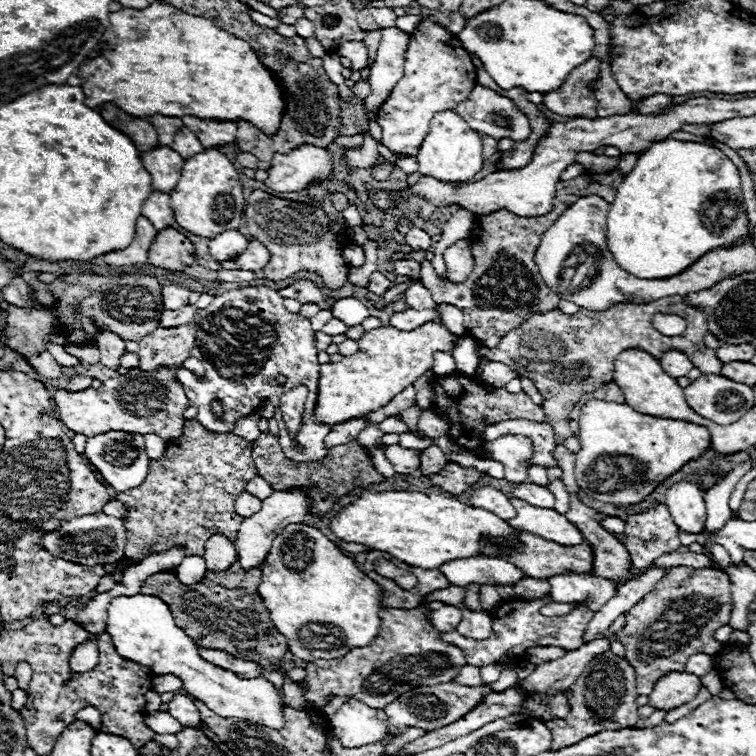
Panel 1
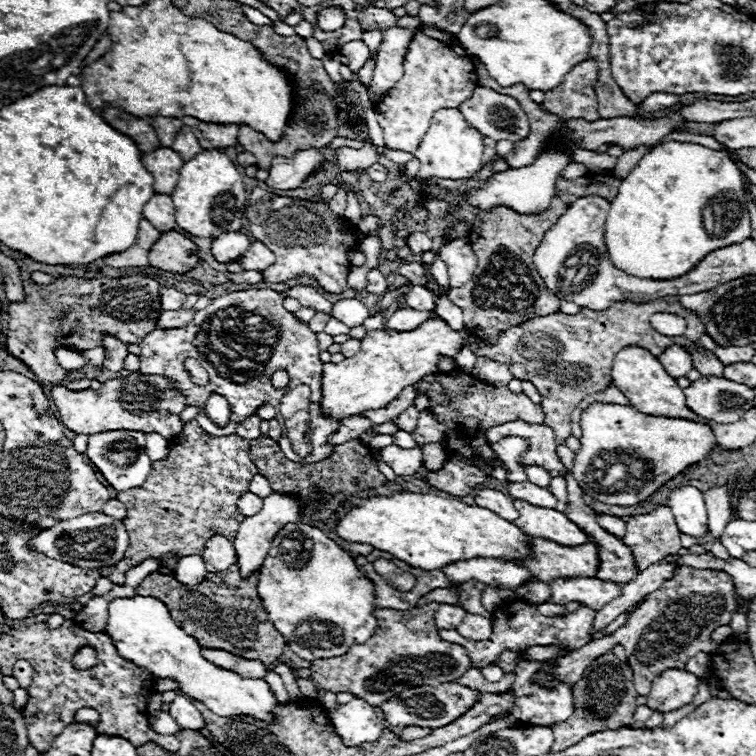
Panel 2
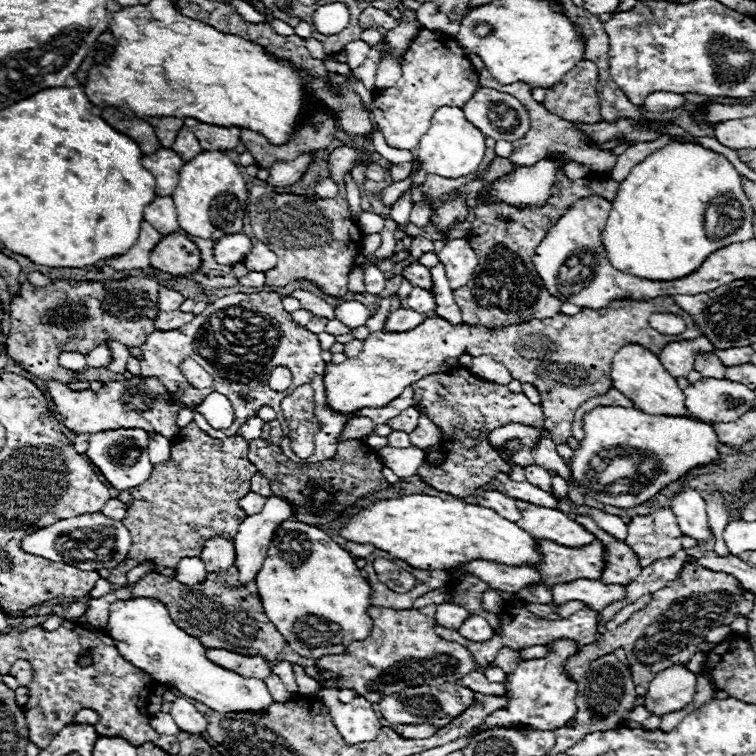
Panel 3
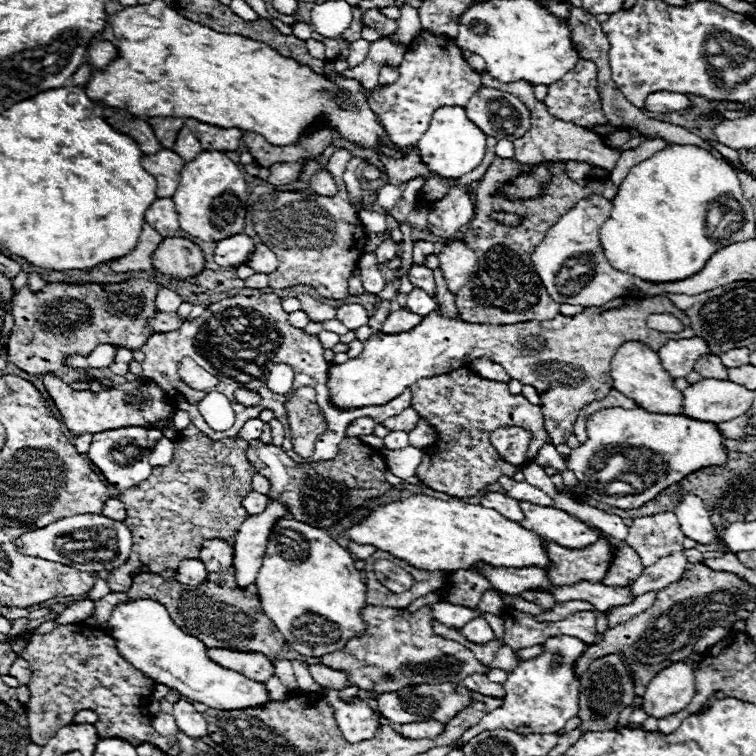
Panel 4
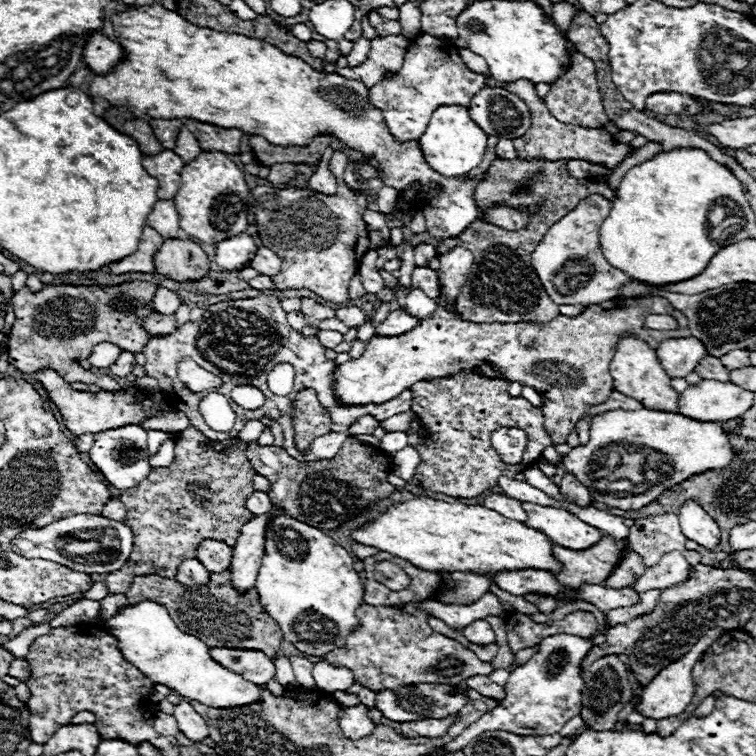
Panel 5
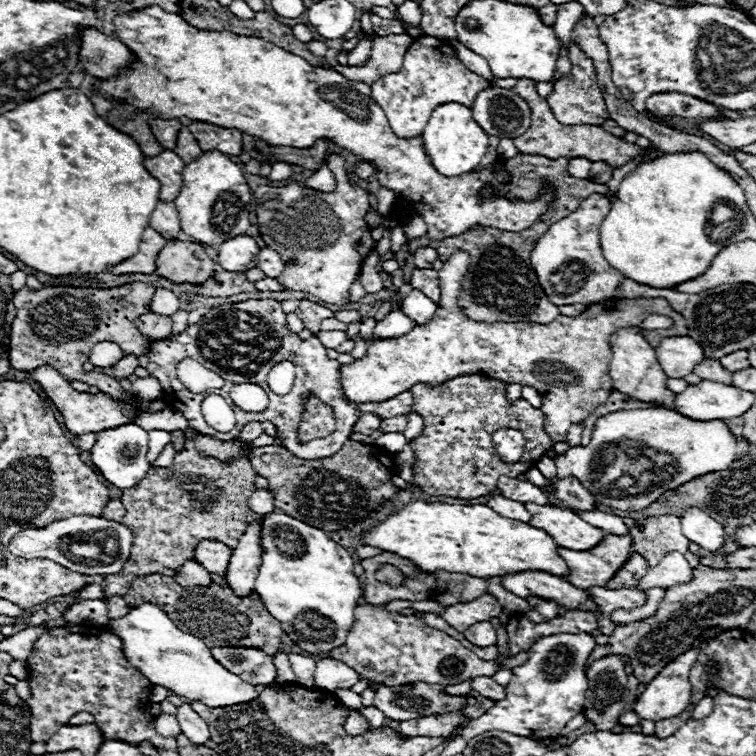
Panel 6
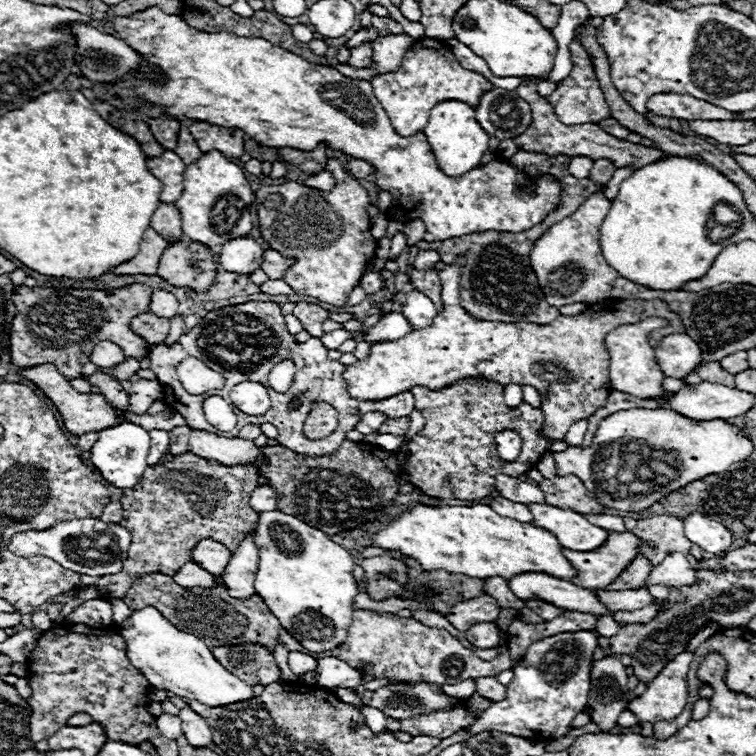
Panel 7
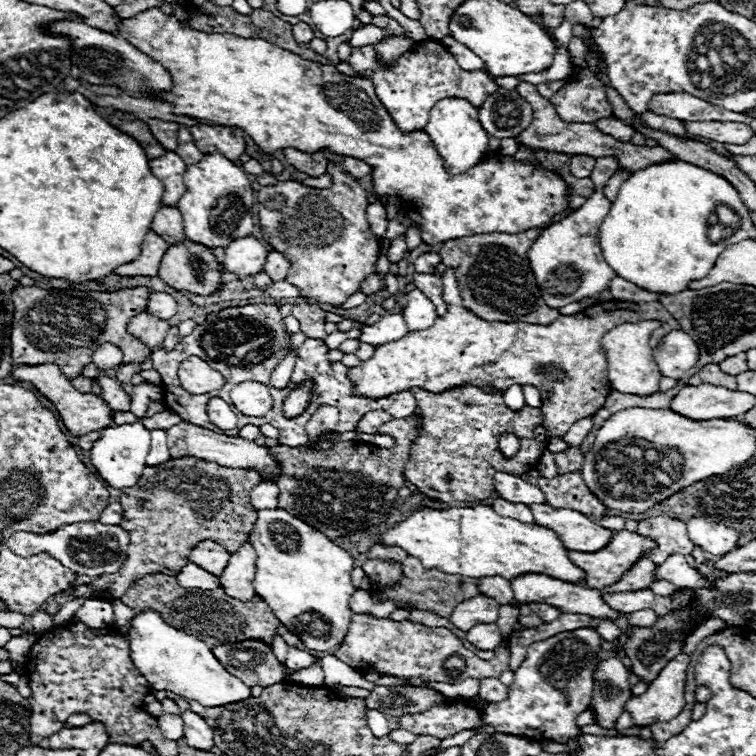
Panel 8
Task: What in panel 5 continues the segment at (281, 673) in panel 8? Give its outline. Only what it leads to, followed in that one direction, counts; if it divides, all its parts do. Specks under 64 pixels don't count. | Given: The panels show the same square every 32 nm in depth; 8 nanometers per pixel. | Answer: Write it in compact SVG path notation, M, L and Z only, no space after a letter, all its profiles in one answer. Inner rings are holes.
M210 648L210 656L226 666L228 670L234 670L236 674L242 674L248 682L254 684L268 684L276 676L276 668L272 658L266 658L260 650L238 650L238 648Z

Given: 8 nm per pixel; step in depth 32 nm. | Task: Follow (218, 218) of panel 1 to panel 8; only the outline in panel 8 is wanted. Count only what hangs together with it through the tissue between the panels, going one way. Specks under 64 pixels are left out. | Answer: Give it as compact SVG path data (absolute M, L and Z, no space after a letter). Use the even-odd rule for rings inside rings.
M218 152L206 154L200 162L186 168L184 184L186 192L178 200L176 208L184 218L184 230L188 240L194 240L208 248L226 248L230 242L252 234L252 208L256 204L256 196L246 172L234 162L230 162Z

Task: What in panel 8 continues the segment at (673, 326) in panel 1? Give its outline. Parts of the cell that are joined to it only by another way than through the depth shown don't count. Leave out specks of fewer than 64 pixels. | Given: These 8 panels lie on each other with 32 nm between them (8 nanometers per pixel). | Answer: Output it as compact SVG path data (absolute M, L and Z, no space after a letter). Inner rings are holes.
M644 320L644 322L636 322L636 324L622 324L612 328L612 332L606 332L600 338L600 346L606 354L608 360L608 380L610 386L618 392L624 394L638 394L638 396L646 396L646 394L654 394L658 392L658 378L662 376L656 362L654 362L654 352L648 344L650 334L660 326L658 320Z

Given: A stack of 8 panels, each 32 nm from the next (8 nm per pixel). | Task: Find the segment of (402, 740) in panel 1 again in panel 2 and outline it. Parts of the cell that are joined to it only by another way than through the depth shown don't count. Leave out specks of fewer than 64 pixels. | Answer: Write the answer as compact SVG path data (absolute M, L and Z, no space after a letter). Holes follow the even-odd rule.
M406 726L402 732L400 732L400 738L402 740L414 740L414 738L424 738L426 734L430 734L432 728L422 728L422 726Z

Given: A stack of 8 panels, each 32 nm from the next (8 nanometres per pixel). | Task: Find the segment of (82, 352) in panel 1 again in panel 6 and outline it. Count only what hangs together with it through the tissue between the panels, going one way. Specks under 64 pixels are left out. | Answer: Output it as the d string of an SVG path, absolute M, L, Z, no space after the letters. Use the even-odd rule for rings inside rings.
M102 342L102 344L98 344L98 346L92 350L90 362L92 362L94 366L98 366L98 368L112 368L114 362L118 362L118 360L122 358L122 354L124 354L124 352L122 352L116 344L112 344L112 342Z

